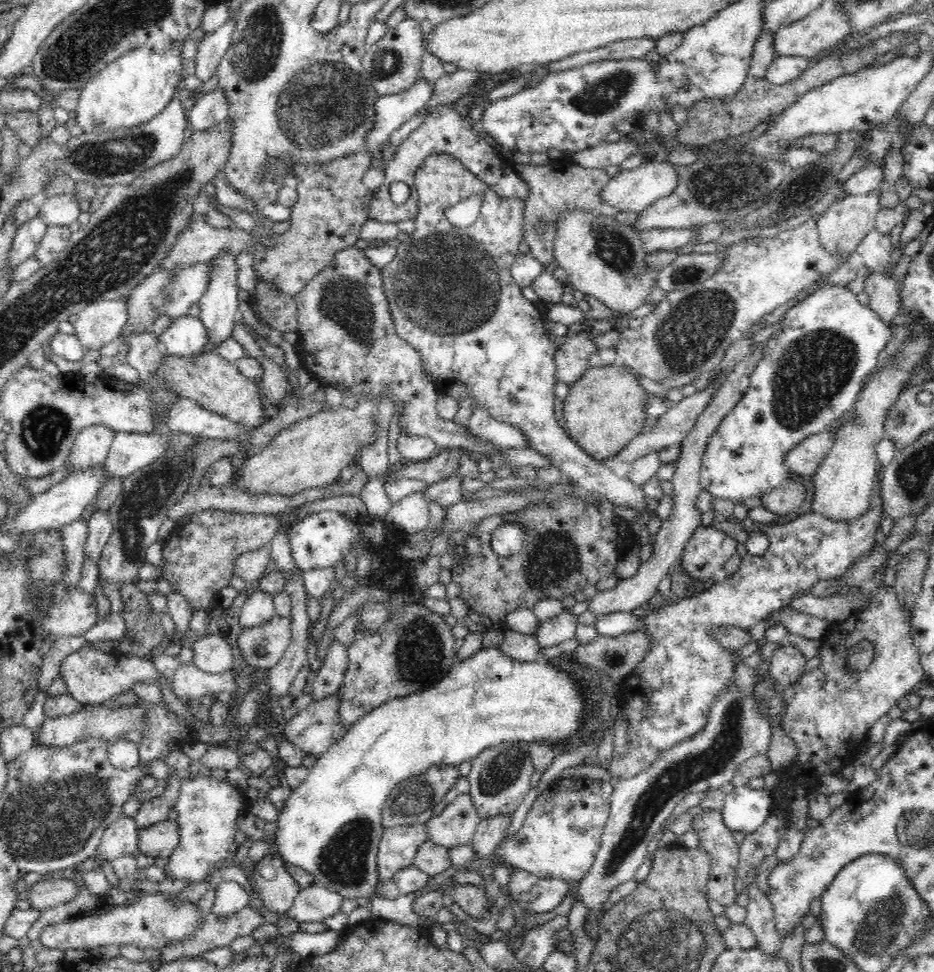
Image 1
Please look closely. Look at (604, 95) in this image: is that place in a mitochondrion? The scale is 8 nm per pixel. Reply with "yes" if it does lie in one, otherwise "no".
yes

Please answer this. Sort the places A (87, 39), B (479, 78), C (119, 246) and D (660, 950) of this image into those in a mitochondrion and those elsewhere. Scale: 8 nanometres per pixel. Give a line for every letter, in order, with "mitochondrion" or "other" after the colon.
A: mitochondrion
B: other
C: mitochondrion
D: mitochondrion

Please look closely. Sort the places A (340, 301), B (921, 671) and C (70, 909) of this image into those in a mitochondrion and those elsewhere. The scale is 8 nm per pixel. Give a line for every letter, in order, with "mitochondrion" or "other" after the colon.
A: mitochondrion
B: other
C: other

